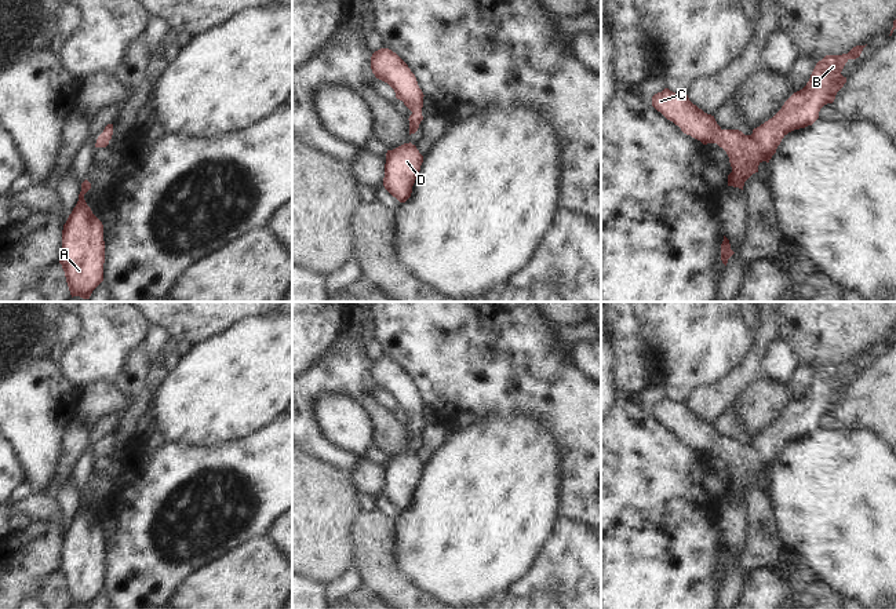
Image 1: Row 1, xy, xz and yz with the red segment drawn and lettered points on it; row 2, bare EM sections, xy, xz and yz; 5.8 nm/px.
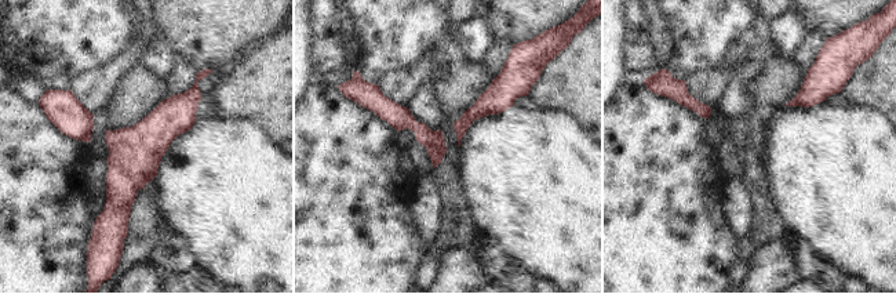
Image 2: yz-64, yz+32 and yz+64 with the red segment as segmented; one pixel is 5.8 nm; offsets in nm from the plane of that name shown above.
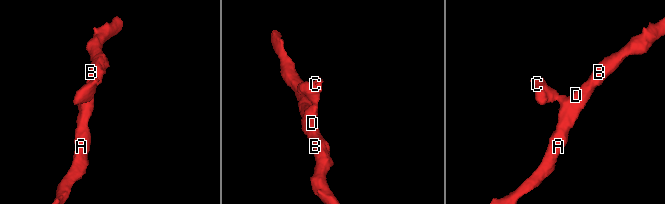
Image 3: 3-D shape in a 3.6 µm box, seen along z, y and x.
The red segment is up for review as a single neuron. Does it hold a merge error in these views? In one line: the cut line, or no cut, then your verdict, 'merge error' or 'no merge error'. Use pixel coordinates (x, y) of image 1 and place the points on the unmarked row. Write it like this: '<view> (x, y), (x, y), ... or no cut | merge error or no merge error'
no cut | no merge error

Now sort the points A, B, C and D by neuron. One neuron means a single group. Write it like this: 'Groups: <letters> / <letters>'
Groups: A B C D

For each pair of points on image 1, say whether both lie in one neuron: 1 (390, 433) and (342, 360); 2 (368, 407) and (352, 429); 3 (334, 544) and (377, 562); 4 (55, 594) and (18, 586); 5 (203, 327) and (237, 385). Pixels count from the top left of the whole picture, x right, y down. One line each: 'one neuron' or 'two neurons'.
1: two neurons
2: two neurons
3: two neurons
4: two neurons
5: two neurons

